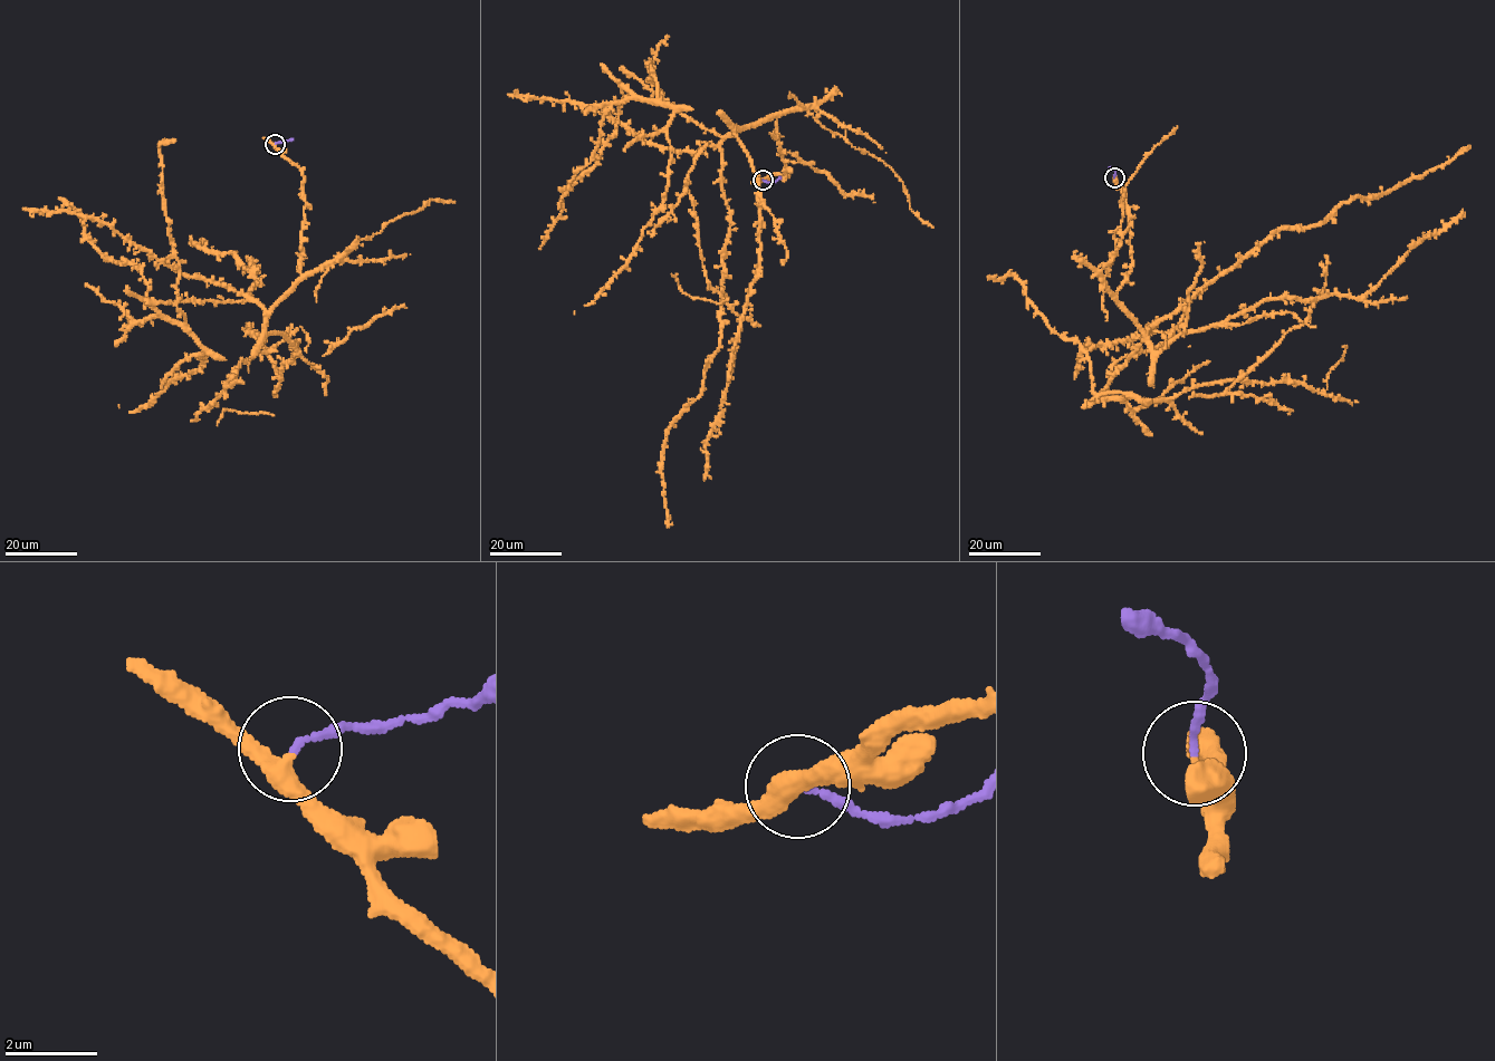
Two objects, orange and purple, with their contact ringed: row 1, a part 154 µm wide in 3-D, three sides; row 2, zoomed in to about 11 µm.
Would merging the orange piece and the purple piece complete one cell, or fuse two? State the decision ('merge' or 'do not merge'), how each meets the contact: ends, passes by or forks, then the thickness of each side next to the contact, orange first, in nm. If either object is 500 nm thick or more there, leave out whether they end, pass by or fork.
do not merge; orange passes by; purple ends there; 360 nm thick on the orange side, 150 nm on the other

